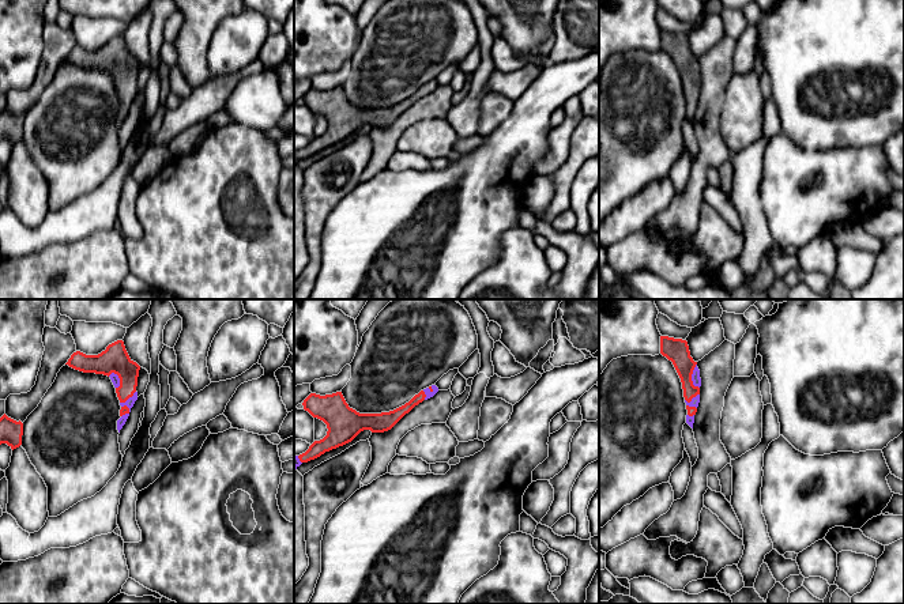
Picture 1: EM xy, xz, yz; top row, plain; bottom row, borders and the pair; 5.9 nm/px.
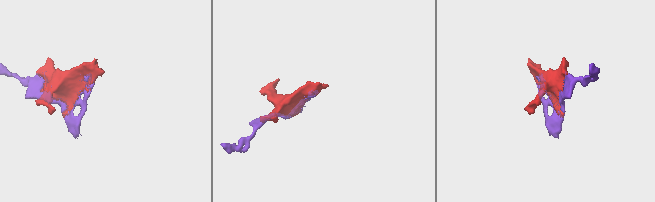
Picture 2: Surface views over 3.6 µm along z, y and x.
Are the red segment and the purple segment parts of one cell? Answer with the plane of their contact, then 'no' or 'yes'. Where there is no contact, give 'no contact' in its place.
meets red in yz; yes

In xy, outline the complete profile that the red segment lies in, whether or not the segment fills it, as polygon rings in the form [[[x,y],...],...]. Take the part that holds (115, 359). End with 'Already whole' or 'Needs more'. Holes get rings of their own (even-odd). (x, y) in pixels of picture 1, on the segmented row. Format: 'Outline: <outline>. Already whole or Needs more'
Outline: [[[117,340],[109,344],[98,355],[86,355],[76,351],[65,365],[83,373],[103,374],[112,380],[121,405],[121,418],[117,420],[120,433],[138,400],[136,386],[140,370],[140,366],[129,358],[124,341]]]. Needs more

